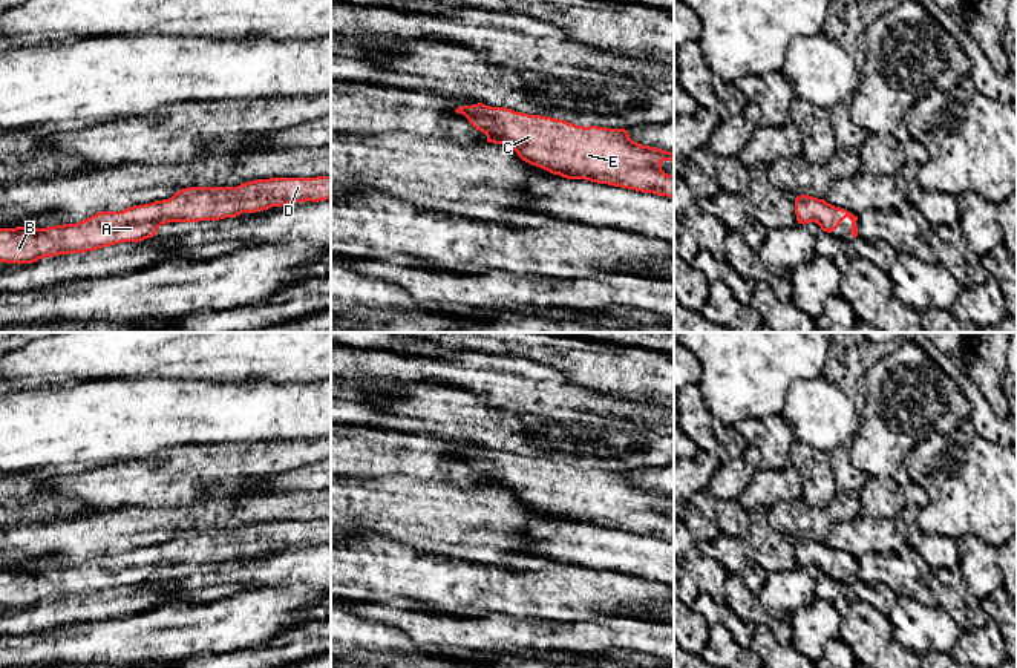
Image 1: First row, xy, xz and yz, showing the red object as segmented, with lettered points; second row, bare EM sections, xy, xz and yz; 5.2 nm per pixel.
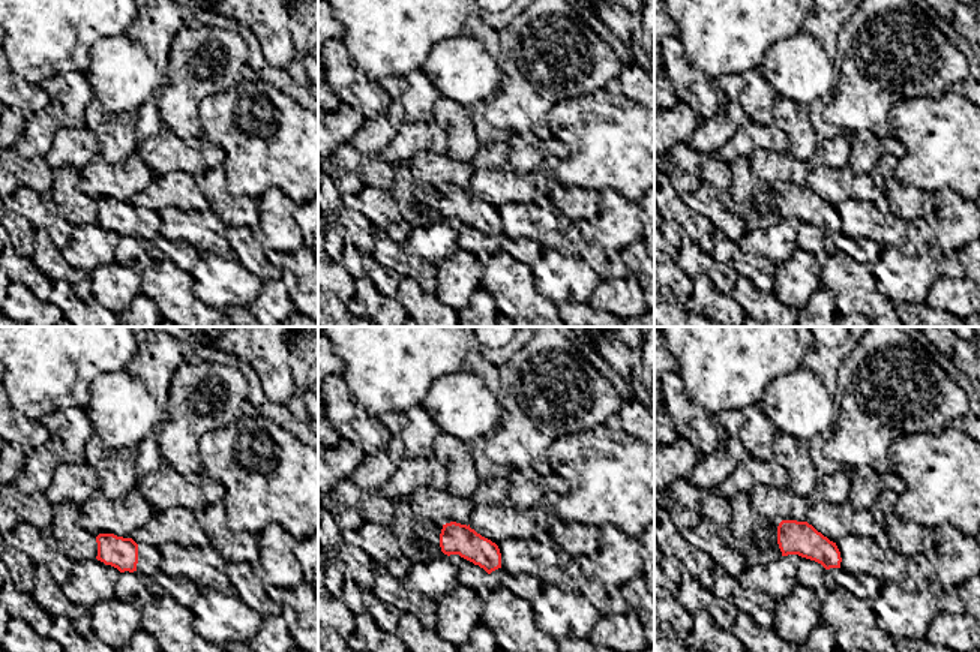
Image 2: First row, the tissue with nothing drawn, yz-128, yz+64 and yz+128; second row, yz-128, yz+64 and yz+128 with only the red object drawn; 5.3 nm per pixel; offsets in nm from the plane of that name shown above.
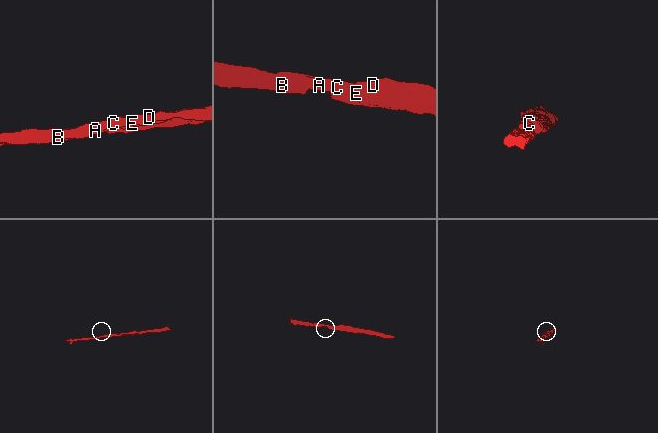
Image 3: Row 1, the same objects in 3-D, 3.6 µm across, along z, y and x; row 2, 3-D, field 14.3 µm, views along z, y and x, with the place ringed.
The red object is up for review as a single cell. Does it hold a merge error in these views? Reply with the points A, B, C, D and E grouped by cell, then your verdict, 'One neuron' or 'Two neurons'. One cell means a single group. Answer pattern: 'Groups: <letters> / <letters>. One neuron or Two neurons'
Groups: A B C D E. One neuron

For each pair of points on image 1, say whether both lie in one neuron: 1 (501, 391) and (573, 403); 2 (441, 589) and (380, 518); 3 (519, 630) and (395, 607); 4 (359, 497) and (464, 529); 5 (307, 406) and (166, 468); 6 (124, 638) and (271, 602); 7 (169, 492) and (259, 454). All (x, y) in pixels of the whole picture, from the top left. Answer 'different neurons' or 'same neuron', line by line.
1: same neuron
2: different neurons
3: same neuron
4: same neuron
5: different neurons
6: same neuron
7: same neuron

